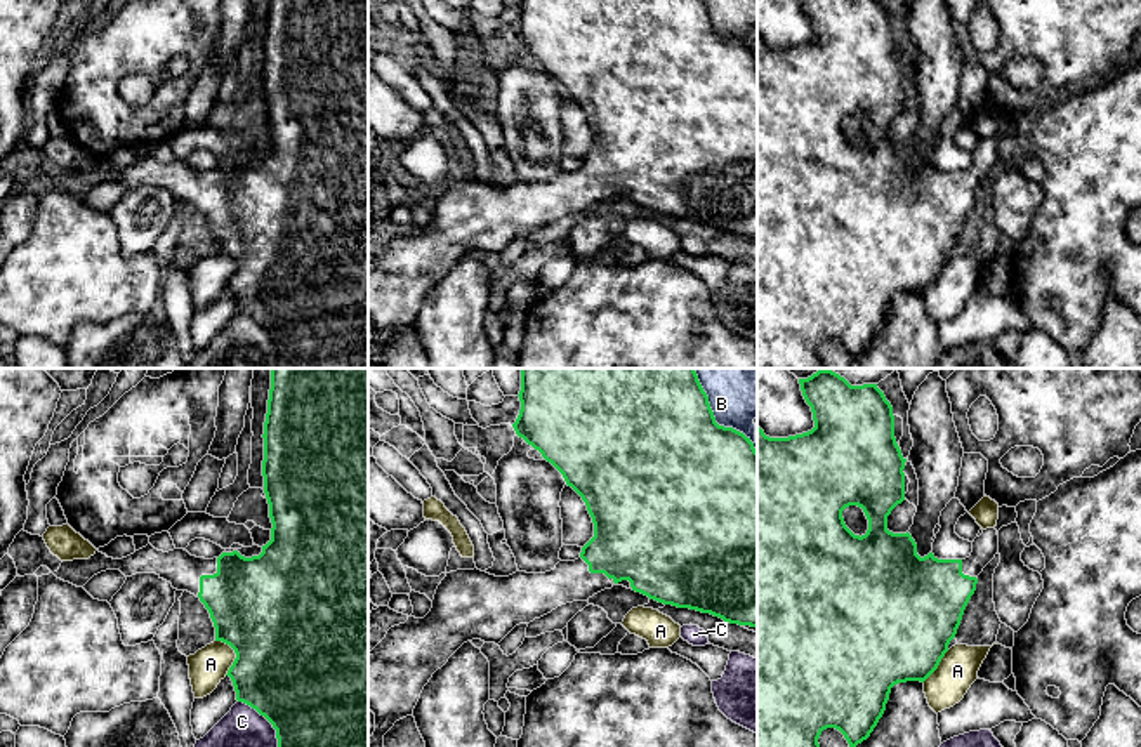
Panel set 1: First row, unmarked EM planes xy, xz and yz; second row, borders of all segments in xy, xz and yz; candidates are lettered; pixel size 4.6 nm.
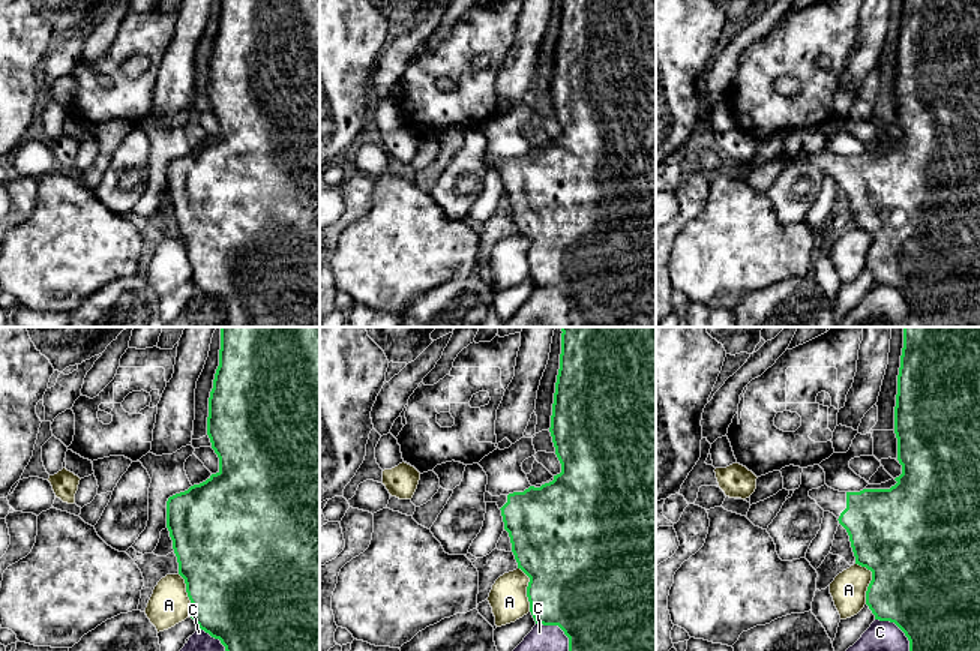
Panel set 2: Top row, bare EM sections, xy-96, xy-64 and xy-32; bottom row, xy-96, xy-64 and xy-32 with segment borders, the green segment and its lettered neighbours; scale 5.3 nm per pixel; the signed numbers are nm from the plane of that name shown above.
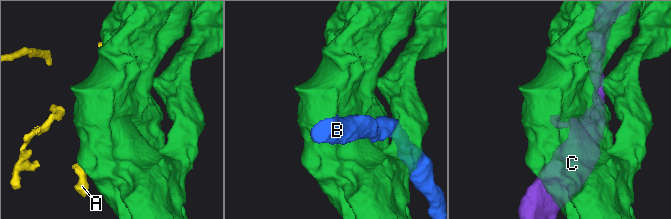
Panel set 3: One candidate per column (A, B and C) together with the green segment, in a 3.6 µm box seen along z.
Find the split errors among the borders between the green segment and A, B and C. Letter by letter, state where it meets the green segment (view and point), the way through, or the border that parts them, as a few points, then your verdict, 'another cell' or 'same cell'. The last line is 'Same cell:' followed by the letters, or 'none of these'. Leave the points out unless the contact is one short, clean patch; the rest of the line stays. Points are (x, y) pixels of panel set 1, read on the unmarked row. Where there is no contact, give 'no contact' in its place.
A: contact xy (235, 263); another cell
B: contact xz (723, 37); another cell
C: contact xy (271, 334); another cell
Same cell: none of these

